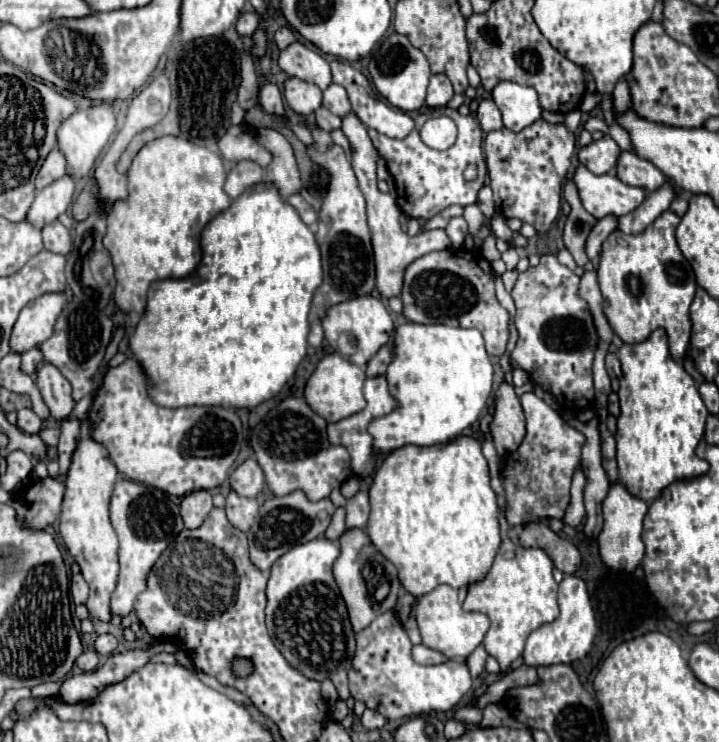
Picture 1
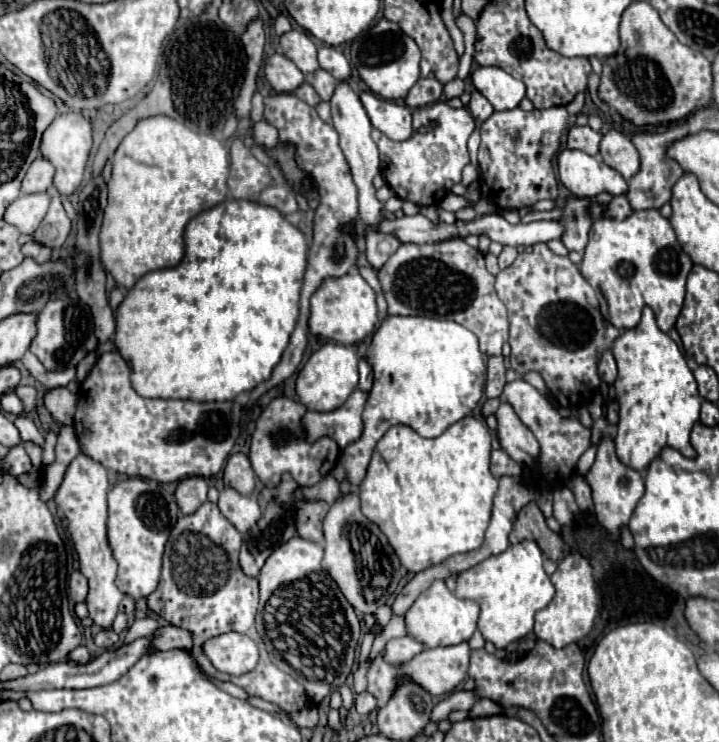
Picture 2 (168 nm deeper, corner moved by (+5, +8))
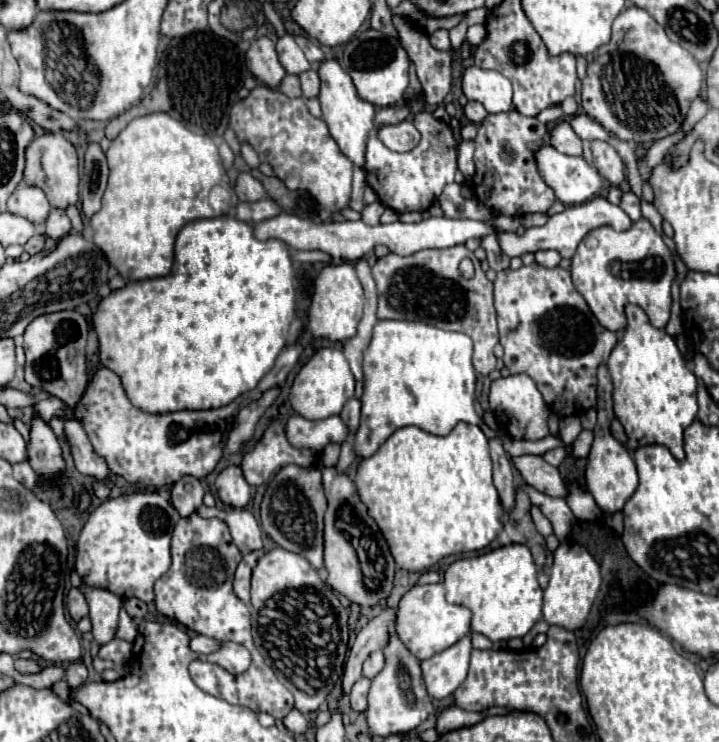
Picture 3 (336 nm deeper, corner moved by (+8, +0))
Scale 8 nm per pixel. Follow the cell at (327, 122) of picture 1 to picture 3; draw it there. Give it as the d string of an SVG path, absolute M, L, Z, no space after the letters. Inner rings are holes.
M286 75L284 77L284 81L280 83L280 87L278 87L286 97L292 97L292 99L296 99L296 97L302 97L302 89L300 89L300 81L298 81L298 77L292 77L292 75Z

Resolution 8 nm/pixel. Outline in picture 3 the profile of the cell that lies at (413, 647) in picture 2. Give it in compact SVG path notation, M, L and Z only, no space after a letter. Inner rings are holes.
M376 651L376 653L372 653L372 655L364 661L362 675L364 675L364 677L368 677L368 679L372 679L372 677L376 677L376 675L384 669L384 665L386 665L384 651Z

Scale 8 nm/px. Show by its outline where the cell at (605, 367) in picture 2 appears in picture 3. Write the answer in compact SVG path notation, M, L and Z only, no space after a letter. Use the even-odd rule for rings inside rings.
M604 363L598 367L598 405L596 407L598 407L598 423L594 427L594 443L592 443L592 451L588 455L588 465L586 465L584 477L586 477L588 491L596 499L596 505L604 513L612 515L612 513L622 511L626 501L636 493L638 473L636 473L636 465L634 465L634 459L628 453L628 449L610 435L610 421L614 417L614 411L612 411L612 379L610 379L610 373L608 373Z

